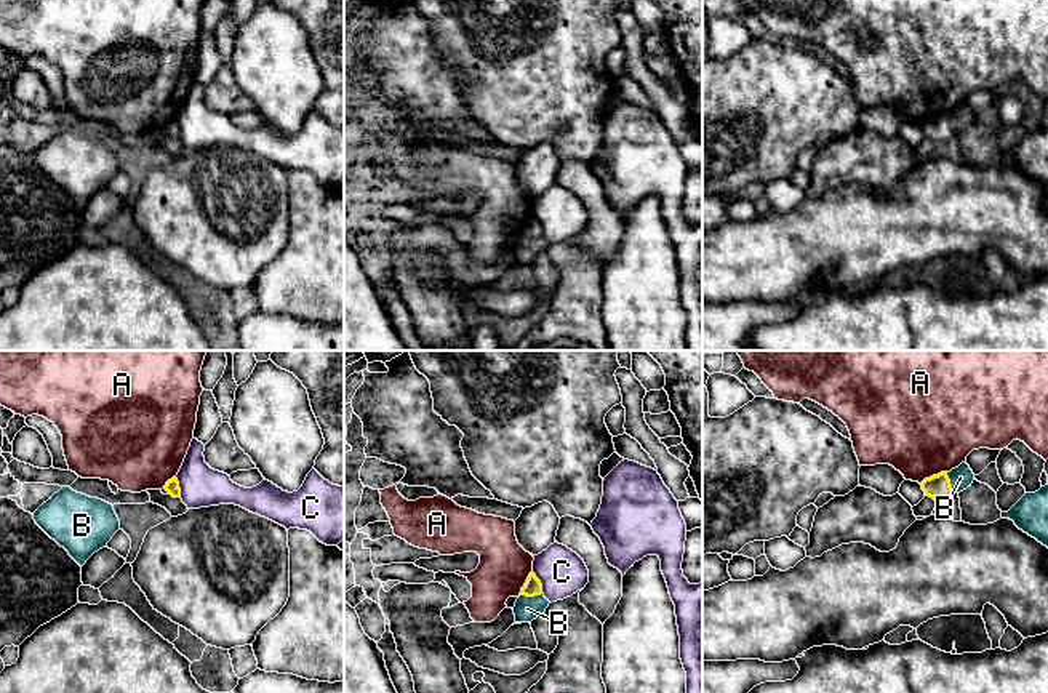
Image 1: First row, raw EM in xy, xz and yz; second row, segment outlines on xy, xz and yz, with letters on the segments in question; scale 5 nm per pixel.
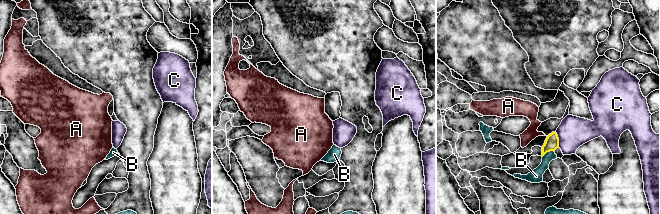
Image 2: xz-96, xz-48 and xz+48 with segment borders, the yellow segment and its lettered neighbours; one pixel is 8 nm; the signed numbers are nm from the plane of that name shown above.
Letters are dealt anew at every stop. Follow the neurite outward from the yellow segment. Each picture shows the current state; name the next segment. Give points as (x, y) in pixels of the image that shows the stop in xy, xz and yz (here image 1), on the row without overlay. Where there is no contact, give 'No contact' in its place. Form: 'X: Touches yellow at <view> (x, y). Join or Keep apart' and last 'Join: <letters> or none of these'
A: Touches yellow at yz (933, 117). Keep apart
B: Touches yellow at xz (530, 237). Keep apart
C: Touches yellow at xz (540, 224). Keep apart
Join: none of these

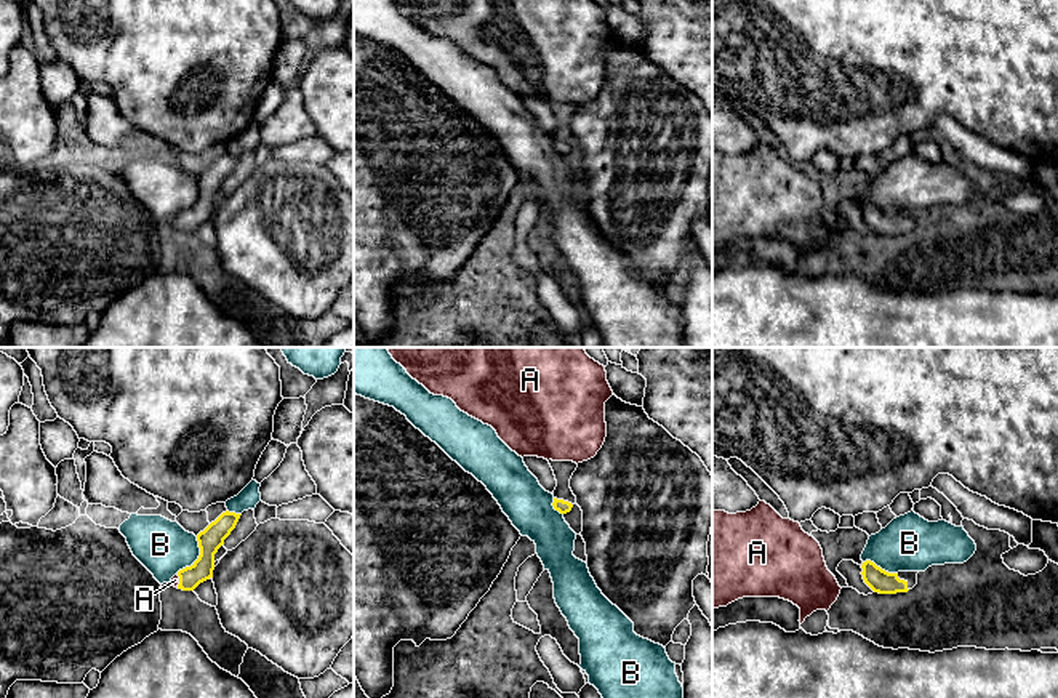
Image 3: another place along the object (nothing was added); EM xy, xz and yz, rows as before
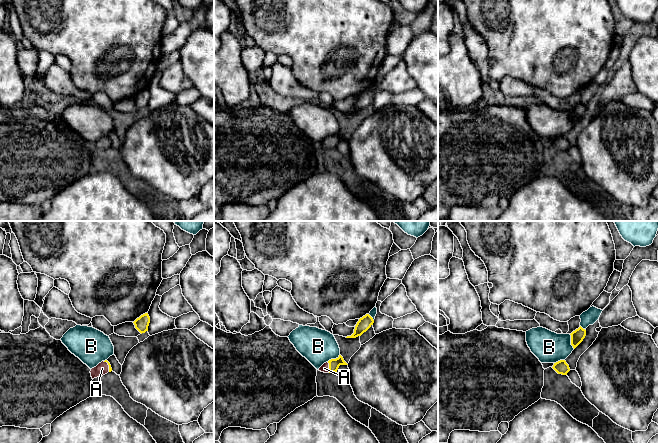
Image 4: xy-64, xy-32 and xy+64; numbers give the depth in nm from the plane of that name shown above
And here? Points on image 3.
A: Touches yellow at xy (180, 221). Join
B: Touches yellow at xy (199, 199). Keep apart
Join: A

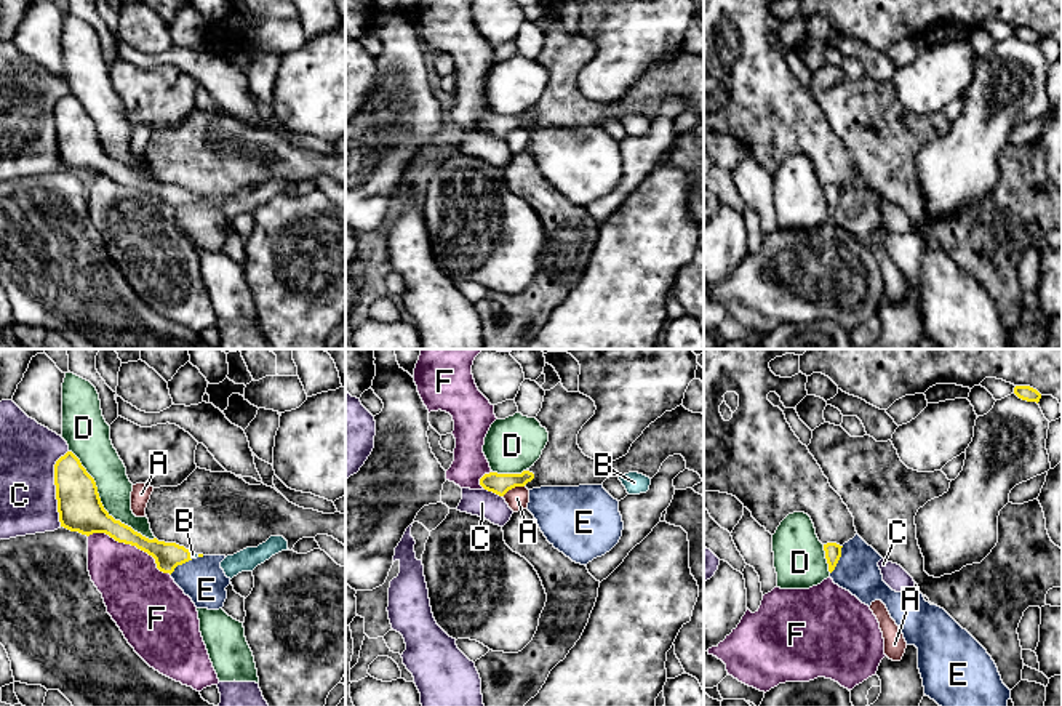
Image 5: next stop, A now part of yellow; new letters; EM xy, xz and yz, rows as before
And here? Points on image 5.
A: Touches yellow at xz (512, 128). Keep apart
B: Touches yellow at xy (189, 197). Join
C: Touches yellow at xy (56, 130). Keep apart
D: Touches yellow at xy (101, 144). Keep apart
E: Touches yellow at yz (838, 200). Keep apart
F: Touches yellow at xy (131, 186). Keep apart
Join: B

